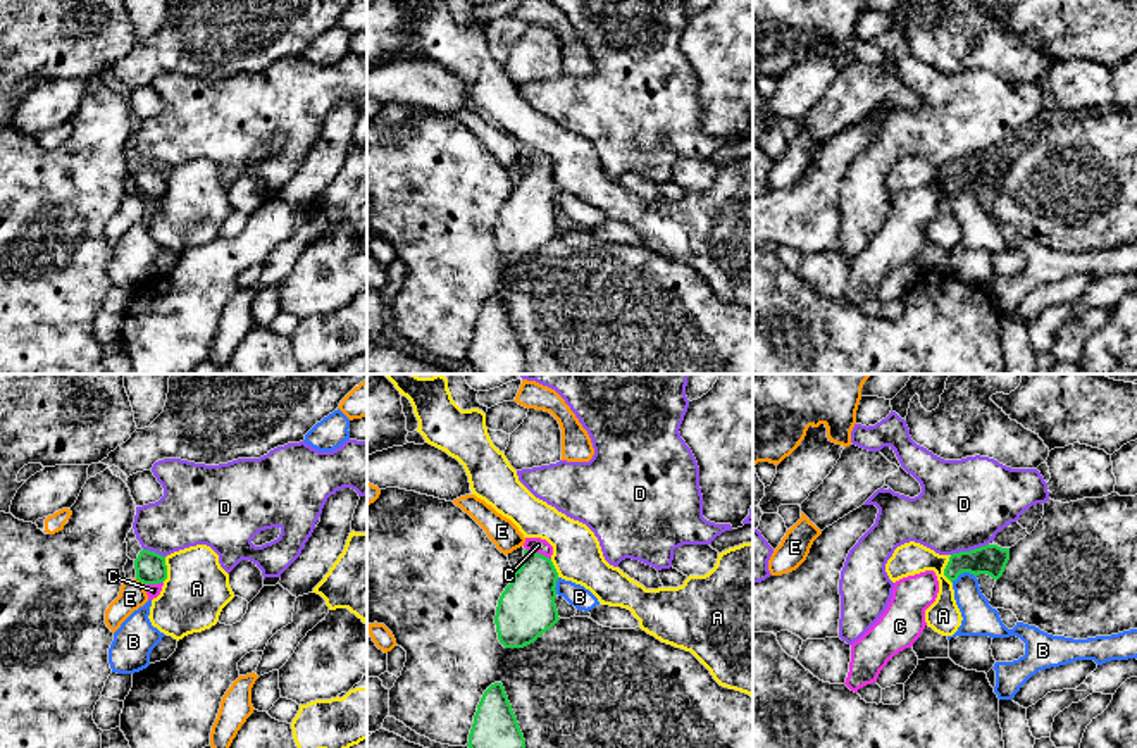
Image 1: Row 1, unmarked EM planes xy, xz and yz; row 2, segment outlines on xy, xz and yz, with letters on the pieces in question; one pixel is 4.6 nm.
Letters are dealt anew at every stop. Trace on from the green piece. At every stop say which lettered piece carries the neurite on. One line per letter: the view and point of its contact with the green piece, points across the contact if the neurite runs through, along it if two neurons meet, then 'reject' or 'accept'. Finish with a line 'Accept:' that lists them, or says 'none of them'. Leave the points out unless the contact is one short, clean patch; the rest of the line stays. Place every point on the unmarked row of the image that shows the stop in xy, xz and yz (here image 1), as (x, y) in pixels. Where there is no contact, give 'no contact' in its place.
A: meets green in yz at (944, 183); border along yz (950, 169), (944, 190), (951, 197); reject
B: meets green in yz at (963, 185); reject
C: meets green in xz at (538, 168); runs through xz (528, 219), (536, 193), (538, 168), (538, 159); accept
D: meets green in yz at (970, 164); border along yz (987, 157), (951, 169); reject
E: meets green in xy at (140, 195); reject
Accept: C

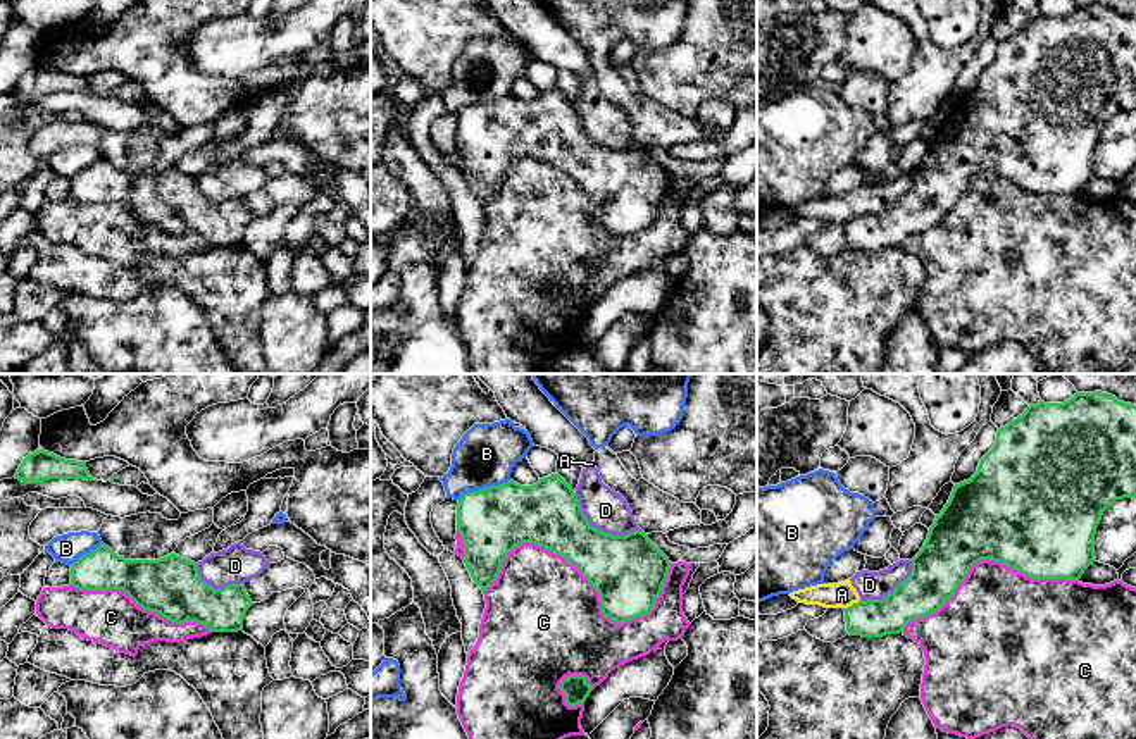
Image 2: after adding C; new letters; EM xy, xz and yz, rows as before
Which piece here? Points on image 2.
A: meets green in yz at (854, 217); border along yz (859, 214), (845, 223); reject
B: meets green in xz at (485, 102); reject
C: meets green in xz at (590, 197); reject
D: meets green in xz at (600, 145); reject
Accept: none of them

